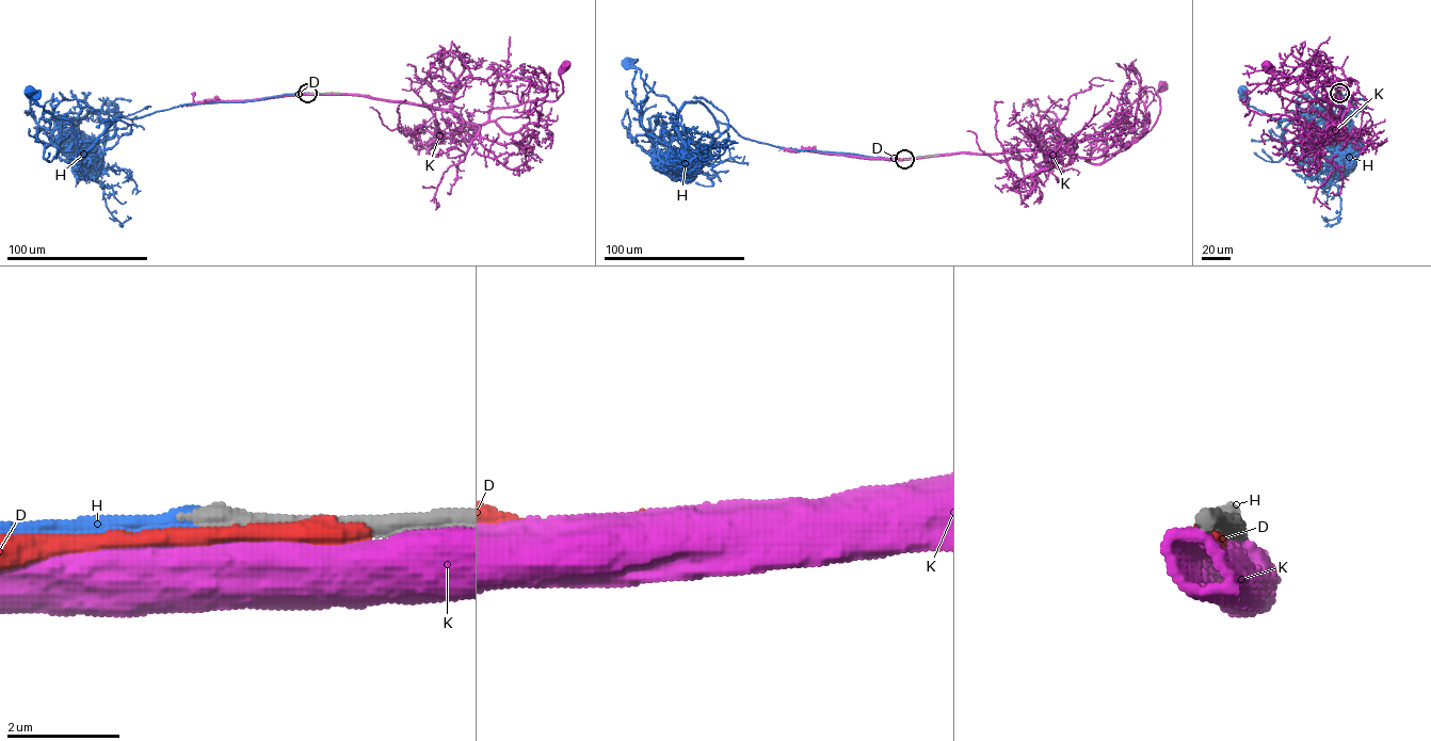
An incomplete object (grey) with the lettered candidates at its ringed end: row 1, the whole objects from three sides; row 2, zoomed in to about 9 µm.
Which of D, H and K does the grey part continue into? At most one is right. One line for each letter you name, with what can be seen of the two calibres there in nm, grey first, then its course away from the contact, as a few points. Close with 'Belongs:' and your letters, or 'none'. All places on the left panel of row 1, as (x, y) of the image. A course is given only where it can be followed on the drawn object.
H: 440 nm thick on the grey side, 360 nm on the other; it runs (307, 93), (255, 100), (185, 103), (133, 118), (119, 115), (80, 158), (71, 122), (45, 110), (30, 90)
Belongs: H

